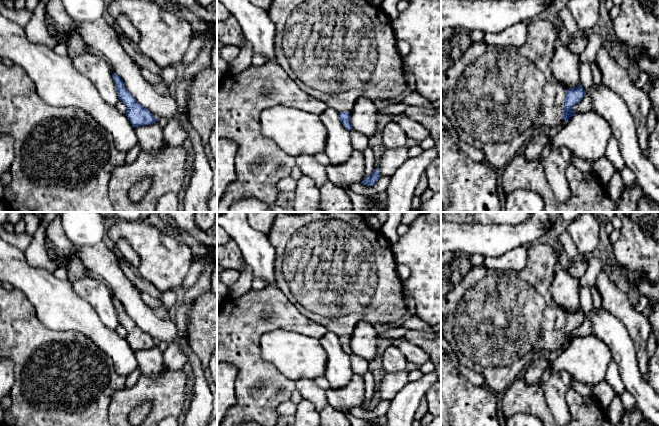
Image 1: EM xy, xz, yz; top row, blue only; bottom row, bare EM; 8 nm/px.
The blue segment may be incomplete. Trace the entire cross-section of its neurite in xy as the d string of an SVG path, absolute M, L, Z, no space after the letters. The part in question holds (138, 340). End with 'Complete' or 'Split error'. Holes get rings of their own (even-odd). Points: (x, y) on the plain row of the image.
M113 296L114 304L119 324L122 325L127 334L125 339L134 352L139 350L151 349L157 345L157 342L146 332L140 329L133 319L125 311L123 304Z. Complete

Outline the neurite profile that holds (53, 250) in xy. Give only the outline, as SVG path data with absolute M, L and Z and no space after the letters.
M46 237L45 239L45 244L47 249L49 250L49 252L52 255L57 255L57 256L61 256L61 257L71 257L74 255L75 251L74 250L65 250L65 251L61 251L58 248L56 248L53 243Z

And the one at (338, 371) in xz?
M328 331L319 341L327 355L324 377L330 383L330 388L339 389L347 386L353 371L350 355L342 349L339 337Z

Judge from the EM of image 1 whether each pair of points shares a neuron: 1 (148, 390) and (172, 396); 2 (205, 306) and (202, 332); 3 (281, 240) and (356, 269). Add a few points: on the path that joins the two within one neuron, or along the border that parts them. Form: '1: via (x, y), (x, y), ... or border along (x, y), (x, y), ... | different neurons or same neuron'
1: via (154, 390), (166, 393) | same neuron
2: via (205, 312), (205, 326) | same neuron
3: via (279, 269), (281, 282), (291, 292), (327, 292) | same neuron

